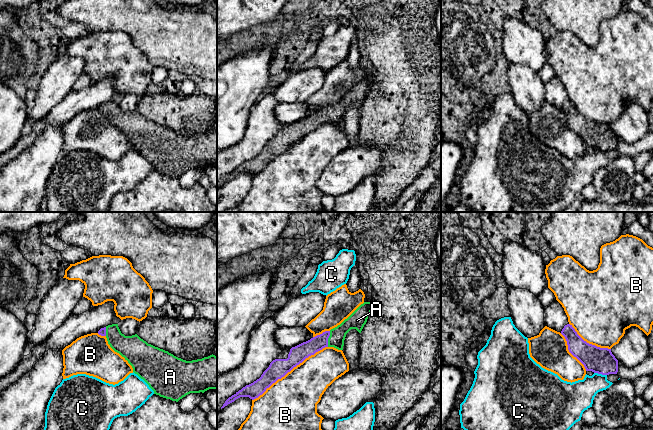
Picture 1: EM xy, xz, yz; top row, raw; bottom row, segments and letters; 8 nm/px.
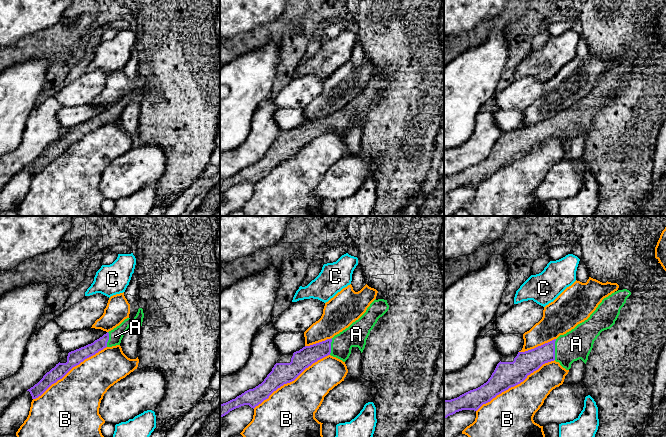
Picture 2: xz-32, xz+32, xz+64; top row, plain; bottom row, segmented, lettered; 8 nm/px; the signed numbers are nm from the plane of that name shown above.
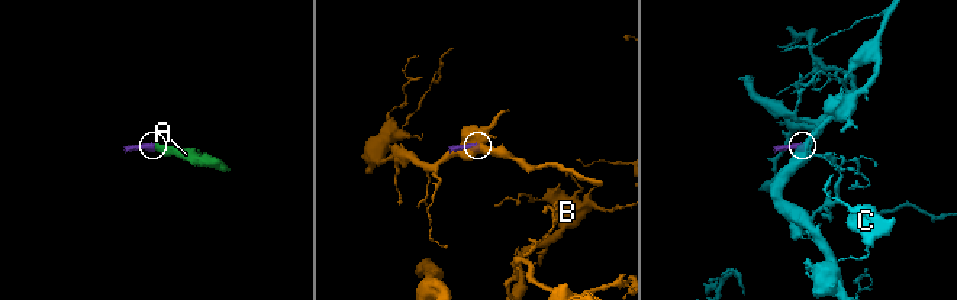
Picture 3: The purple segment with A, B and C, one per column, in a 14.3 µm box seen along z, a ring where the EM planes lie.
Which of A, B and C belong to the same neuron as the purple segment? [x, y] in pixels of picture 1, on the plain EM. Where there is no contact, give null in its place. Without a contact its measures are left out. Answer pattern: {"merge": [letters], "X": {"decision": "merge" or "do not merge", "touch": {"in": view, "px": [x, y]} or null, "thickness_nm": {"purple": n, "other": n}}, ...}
{"merge": ["A"], "A": {"decision": "merge", "touch": {"in": "xz", "px": [327, 115]}, "thickness_nm": {"purple": 130, "other": 130}}, "B": {"decision": "do not merge", "touch": {"in": "xz", "px": [289, 147]}, "thickness_nm": {"purple": 160, "other": 420}}, "C": {"decision": "do not merge", "touch": {"in": "yz", "px": [600, 149]}, "thickness_nm": {"purple": 200, "other": 240}}}

